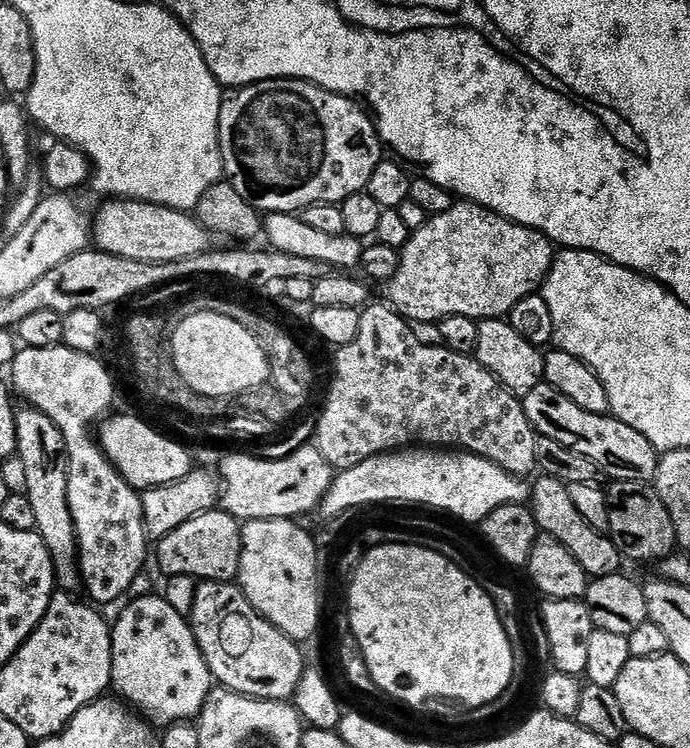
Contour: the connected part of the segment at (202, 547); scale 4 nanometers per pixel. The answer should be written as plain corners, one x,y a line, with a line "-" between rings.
223,510
198,514
198,518
190,518
190,522
178,526
174,534
166,534
166,538
155,545
154,560
160,563
161,570
168,576
193,576
196,582
235,581
240,574
241,527
241,521

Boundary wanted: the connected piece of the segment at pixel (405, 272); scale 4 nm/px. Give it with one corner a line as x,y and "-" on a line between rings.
456,202
453,203
450,210
446,210
446,214
438,214
437,216
429,218
422,226
422,230
412,233
412,237
408,239
406,246
400,253
400,265
394,274
394,278
386,281
386,288
388,288
388,297
386,297
386,300
401,316
412,322
430,322
431,324
435,324
454,314
462,314
466,318
474,318
477,322
504,318
507,317
509,312
514,310
514,306
518,306
518,302
522,302
522,298
537,295
543,289
544,279
548,277
548,272
552,268
553,259
554,245
552,241
545,238
538,230
516,224
513,220
508,220
505,216
500,216
480,204

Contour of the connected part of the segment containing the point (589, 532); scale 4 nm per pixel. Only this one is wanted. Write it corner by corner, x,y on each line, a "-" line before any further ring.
541,475
539,479
536,488
534,484
530,492
530,507
536,519
537,529
543,535
552,536
558,542
562,542
562,546
566,546
566,550
570,550
570,554
578,558
578,566
582,566
589,578
617,575
621,571
622,557
618,546
614,546
612,537
590,526
590,522
586,522
586,518
578,514
578,506
570,502
567,484
553,476

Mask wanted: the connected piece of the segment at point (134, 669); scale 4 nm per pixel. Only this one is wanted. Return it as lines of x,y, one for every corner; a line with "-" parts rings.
140,596
137,600
129,599
124,609
120,612
116,624
111,625
112,629
112,688
115,695
119,697
125,705
131,706
145,721
150,722
151,727
156,730
167,730
174,724
186,724
195,721
199,717
200,711
206,706
206,698
211,694
214,681
210,666
206,666
206,658
198,646
198,642
192,633
192,626
187,615
184,616
168,600
163,600
160,596

